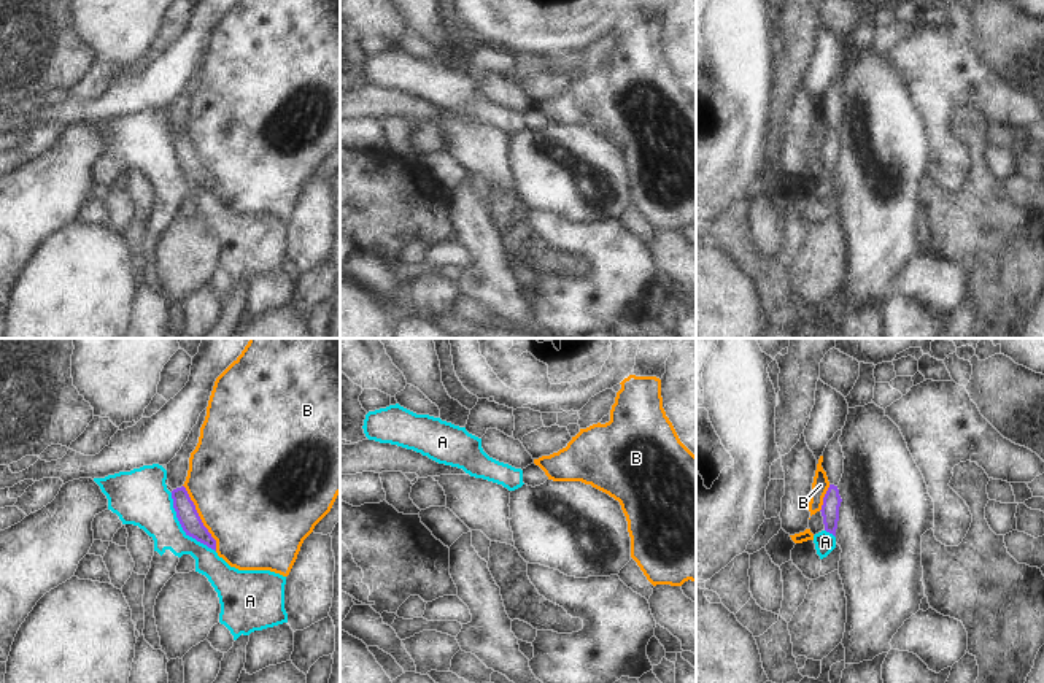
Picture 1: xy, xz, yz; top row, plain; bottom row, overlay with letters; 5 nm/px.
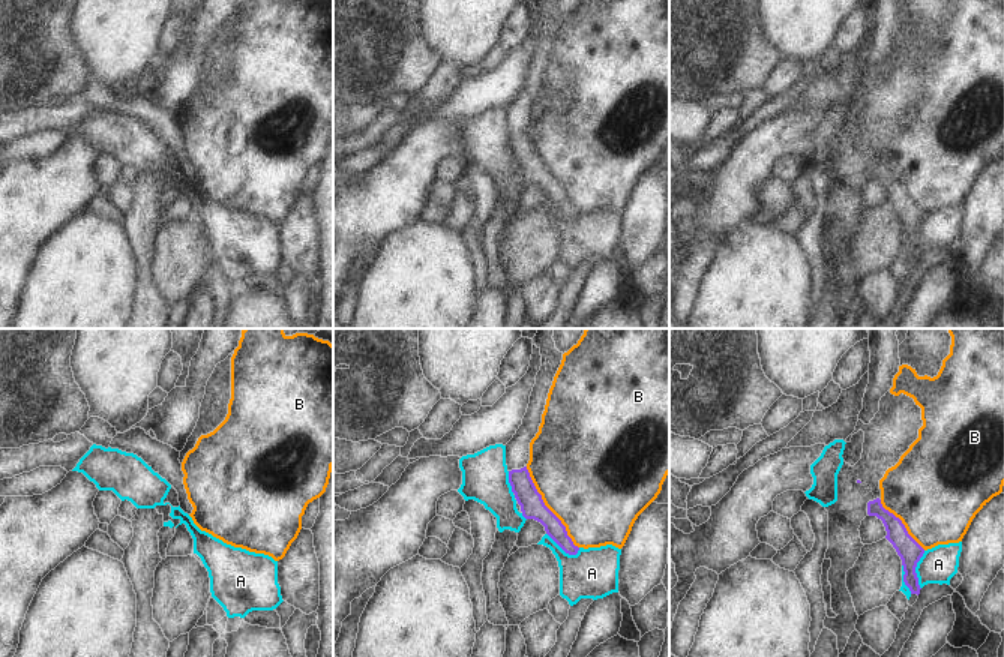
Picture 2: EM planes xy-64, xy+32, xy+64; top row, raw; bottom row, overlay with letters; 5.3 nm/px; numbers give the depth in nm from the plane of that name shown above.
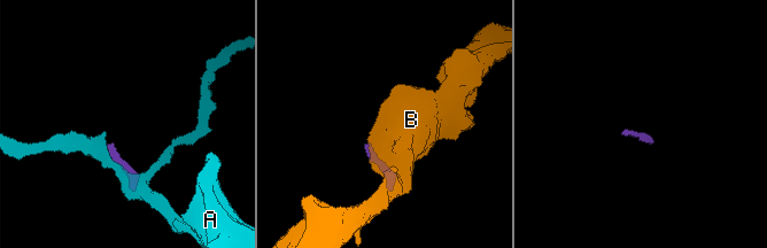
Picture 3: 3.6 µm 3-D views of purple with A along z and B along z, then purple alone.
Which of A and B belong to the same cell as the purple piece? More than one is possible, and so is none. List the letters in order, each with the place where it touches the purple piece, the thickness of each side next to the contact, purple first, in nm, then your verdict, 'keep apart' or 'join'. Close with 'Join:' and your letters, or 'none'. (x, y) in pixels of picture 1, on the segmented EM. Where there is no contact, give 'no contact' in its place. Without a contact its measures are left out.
A: xy (181, 526) | 110/280 nm | keep apart
B: xy (199, 518) | 110/480 nm | keep apart
Join: none

